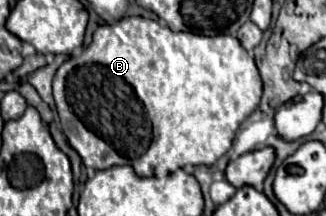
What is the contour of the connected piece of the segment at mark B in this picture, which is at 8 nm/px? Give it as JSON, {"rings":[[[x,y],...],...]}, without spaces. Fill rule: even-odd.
{"rings":[[[124,17],[114,25],[100,25],[94,33],[92,43],[82,51],[82,55],[64,61],[54,75],[54,101],[56,101],[56,111],[60,115],[62,131],[70,147],[82,157],[82,163],[94,171],[108,169],[114,165],[130,165],[138,177],[164,177],[186,165],[208,165],[208,167],[214,165],[232,147],[240,123],[252,111],[256,111],[256,107],[260,105],[260,97],[262,97],[262,79],[258,67],[254,59],[244,51],[244,47],[240,47],[240,41],[236,37],[232,35],[206,37],[196,33],[174,33],[166,25],[144,17]]]}

